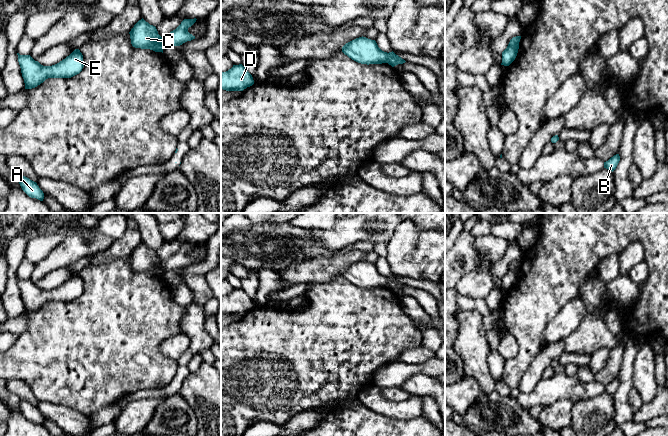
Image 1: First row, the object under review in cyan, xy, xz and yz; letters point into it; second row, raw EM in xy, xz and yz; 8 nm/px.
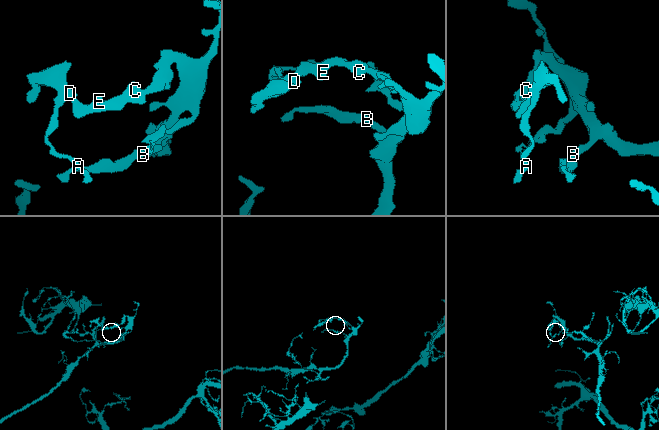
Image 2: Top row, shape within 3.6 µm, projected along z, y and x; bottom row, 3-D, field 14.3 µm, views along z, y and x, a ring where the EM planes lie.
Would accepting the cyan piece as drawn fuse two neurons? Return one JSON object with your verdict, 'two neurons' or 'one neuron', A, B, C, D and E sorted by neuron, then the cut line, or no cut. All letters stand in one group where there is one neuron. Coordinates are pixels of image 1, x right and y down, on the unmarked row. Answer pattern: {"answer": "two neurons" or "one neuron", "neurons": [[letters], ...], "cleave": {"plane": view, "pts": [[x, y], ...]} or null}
{"answer": "two neurons", "neurons": [["A", "C", "D", "E"], ["B"]], "cleave": {"plane": "xy", "pts": [[160, 261], [160, 266], [164, 270]]}}

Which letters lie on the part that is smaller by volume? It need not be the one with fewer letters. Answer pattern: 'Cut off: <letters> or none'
Cut off: A, C, D, E

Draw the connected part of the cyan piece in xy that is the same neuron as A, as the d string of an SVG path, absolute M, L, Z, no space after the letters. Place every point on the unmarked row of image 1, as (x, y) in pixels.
M19 398L19 408L22 414L31 422L36 422L40 425L44 423L44 417L39 412L36 406L30 404L29 402Z

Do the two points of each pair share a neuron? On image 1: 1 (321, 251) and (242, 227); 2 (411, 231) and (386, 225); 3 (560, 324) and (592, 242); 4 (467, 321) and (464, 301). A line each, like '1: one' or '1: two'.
1: one
2: two
3: two
4: two

